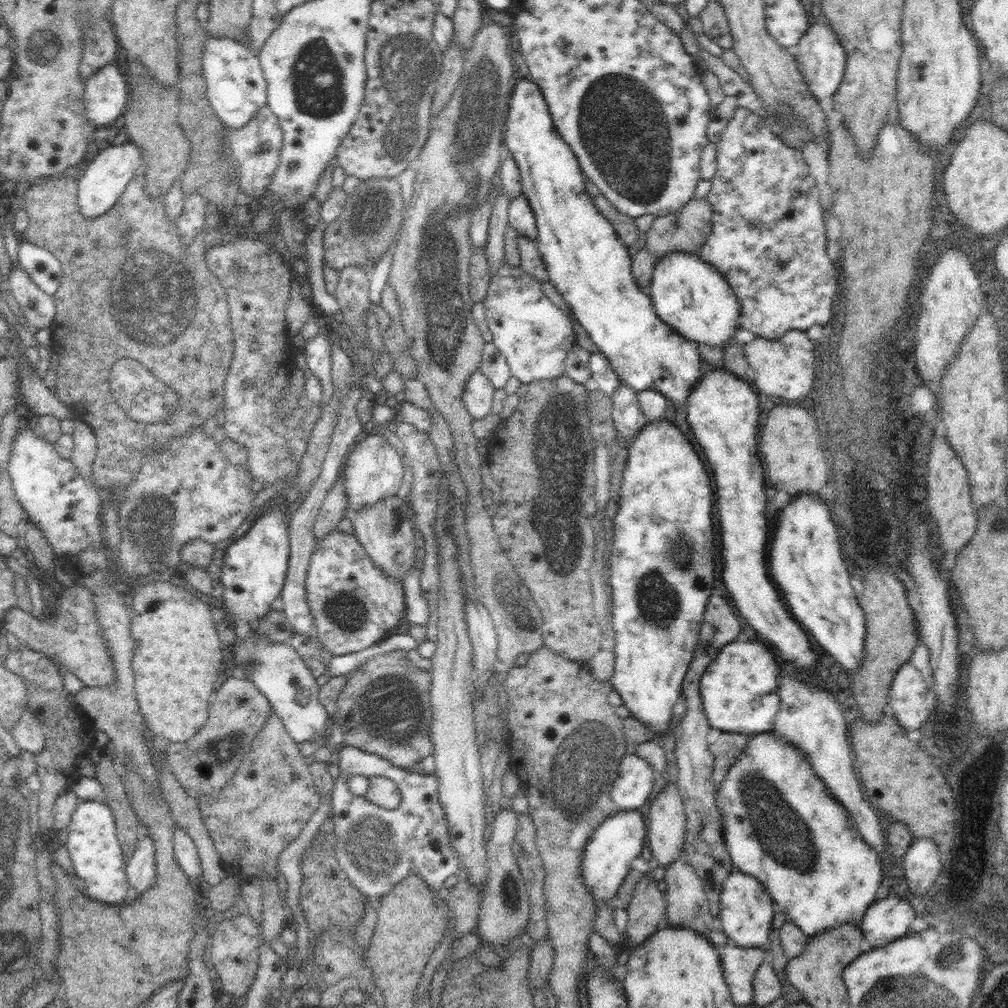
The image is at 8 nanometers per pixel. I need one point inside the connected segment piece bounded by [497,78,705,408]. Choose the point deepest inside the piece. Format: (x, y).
(589, 265)

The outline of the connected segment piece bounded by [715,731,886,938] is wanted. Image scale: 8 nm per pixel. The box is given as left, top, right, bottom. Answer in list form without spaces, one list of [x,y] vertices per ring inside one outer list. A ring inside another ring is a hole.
[[[766,731],[765,733],[758,733],[753,736],[752,740],[749,740],[746,744],[746,752],[742,752],[738,756],[738,760],[732,764],[732,768],[728,770],[722,786],[720,786],[720,792],[715,796],[716,805],[718,805],[718,811],[722,816],[722,823],[724,824],[724,842],[728,849],[731,863],[736,868],[735,870],[742,871],[743,874],[754,876],[770,894],[776,907],[785,914],[788,920],[791,920],[796,926],[802,929],[802,932],[810,938],[816,933],[821,933],[838,925],[852,924],[860,925],[860,920],[864,916],[866,909],[872,904],[872,902],[878,900],[882,895],[878,892],[882,884],[882,876],[886,876],[882,871],[884,866],[880,860],[880,854],[875,851],[862,836],[862,833],[858,830],[855,820],[851,818],[846,808],[839,804],[838,800],[830,794],[824,781],[814,772],[814,768],[810,766],[810,761],[806,760],[802,756],[802,752],[798,748],[794,748],[790,742],[786,744],[784,738],[778,738],[774,731]]]

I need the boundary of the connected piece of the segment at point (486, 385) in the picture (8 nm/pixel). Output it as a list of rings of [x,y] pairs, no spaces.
[[[479,368],[472,372],[465,382],[462,399],[473,420],[492,413],[494,394],[495,388],[490,379]]]

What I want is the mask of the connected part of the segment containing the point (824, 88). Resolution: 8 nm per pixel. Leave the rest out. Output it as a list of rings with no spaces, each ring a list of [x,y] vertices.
[[[814,23],[808,27],[794,49],[794,55],[798,70],[802,73],[810,92],[818,101],[837,92],[845,73],[846,51],[835,35],[835,30],[832,30],[828,23]]]

